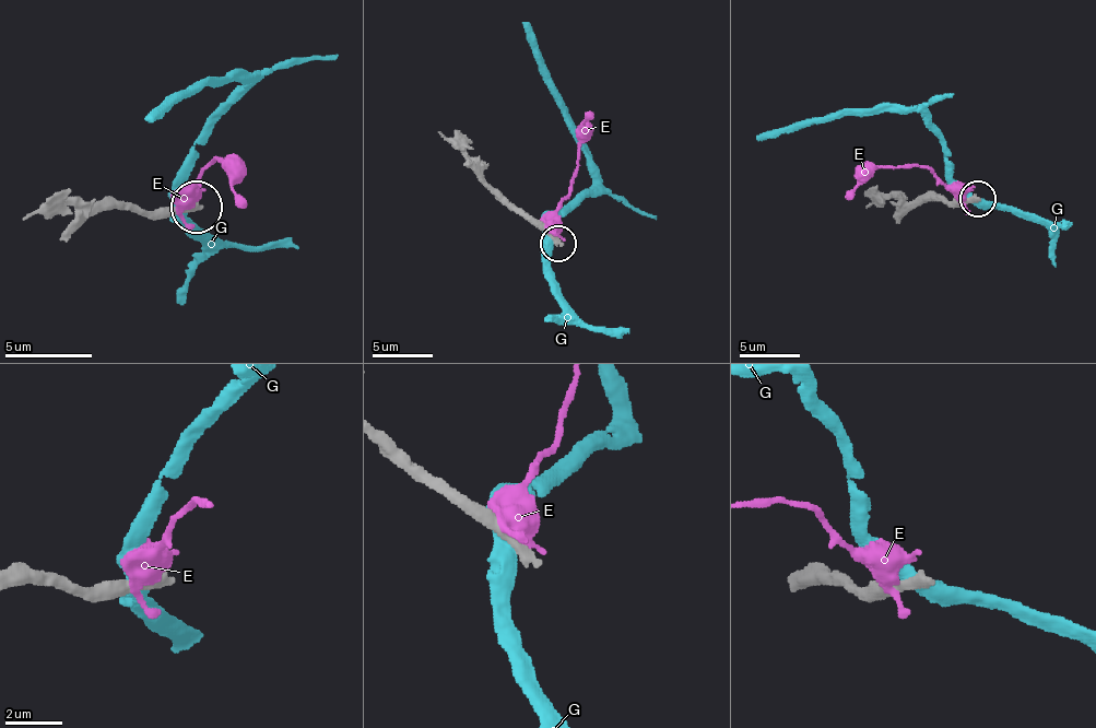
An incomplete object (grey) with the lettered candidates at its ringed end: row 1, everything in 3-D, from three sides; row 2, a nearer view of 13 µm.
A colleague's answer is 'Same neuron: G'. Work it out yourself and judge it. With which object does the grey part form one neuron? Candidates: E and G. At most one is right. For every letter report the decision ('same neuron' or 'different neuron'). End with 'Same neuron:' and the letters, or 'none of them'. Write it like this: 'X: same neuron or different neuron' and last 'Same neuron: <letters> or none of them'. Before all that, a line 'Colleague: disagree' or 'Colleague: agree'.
Colleague: disagree
E: different neuron
G: different neuron
Same neuron: none of them

